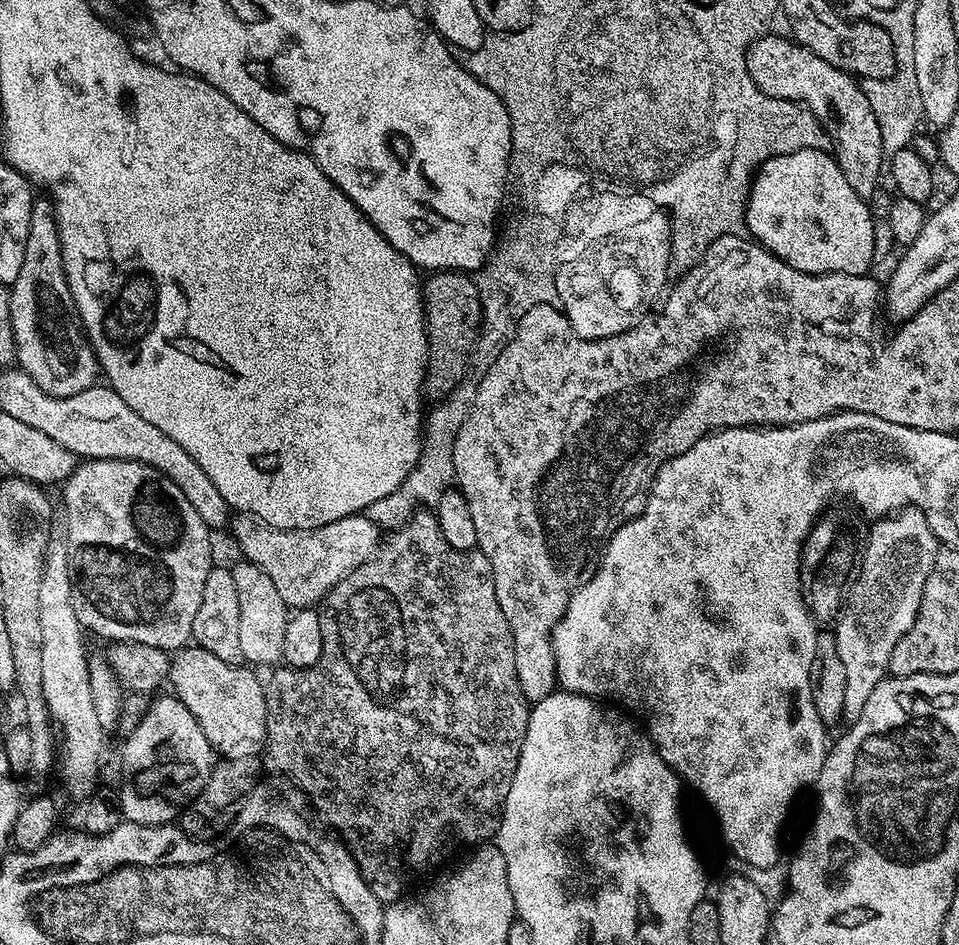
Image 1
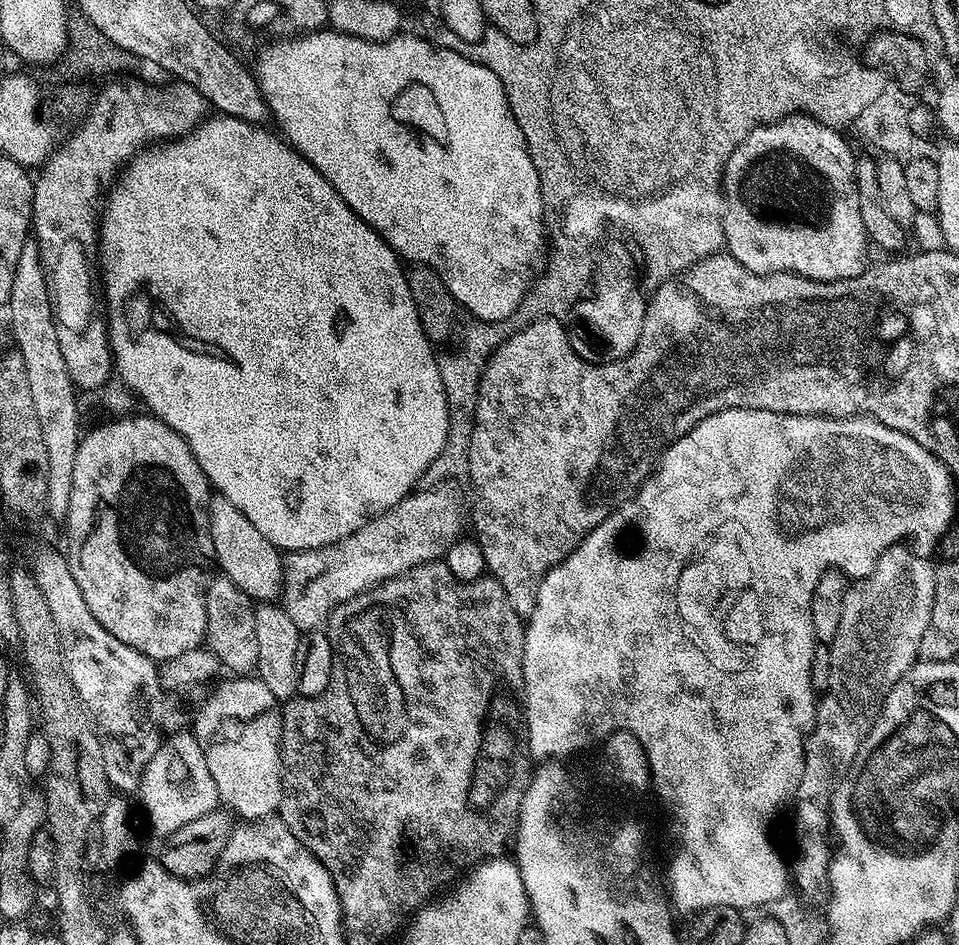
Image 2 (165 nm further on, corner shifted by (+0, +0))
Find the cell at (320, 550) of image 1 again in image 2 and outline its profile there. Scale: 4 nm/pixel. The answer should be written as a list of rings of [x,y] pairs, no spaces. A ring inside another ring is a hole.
[[[441,486],[413,491],[402,502],[395,504],[389,512],[381,512],[379,516],[361,526],[357,532],[330,546],[287,553],[284,556],[282,606],[286,614],[290,614],[294,626],[307,630],[327,625],[328,616],[342,602],[362,594],[367,588],[373,588],[383,580],[400,576],[414,566],[441,559],[453,542],[461,539],[463,532],[460,531],[463,530],[464,524],[466,528],[465,505],[464,508],[460,505],[460,500],[452,488],[455,487]]]

